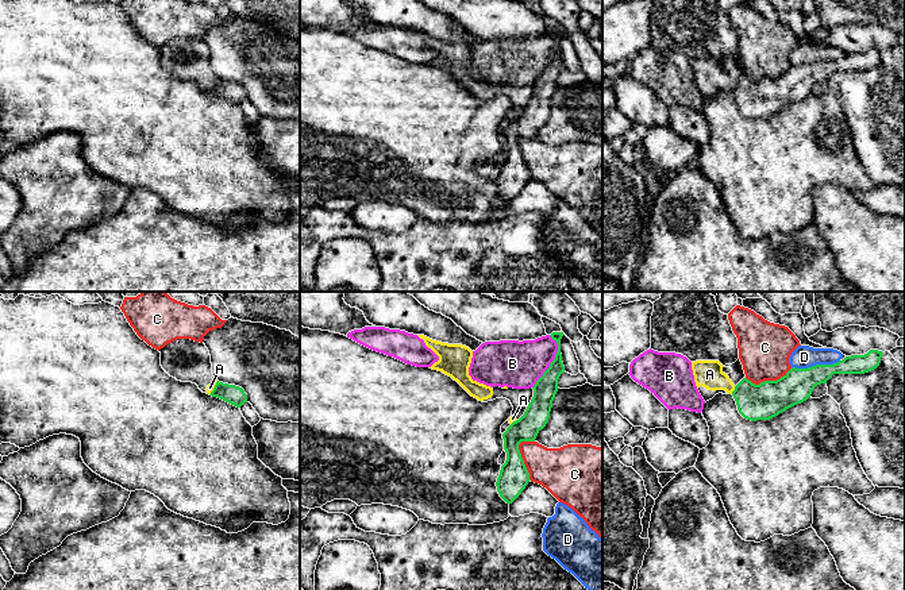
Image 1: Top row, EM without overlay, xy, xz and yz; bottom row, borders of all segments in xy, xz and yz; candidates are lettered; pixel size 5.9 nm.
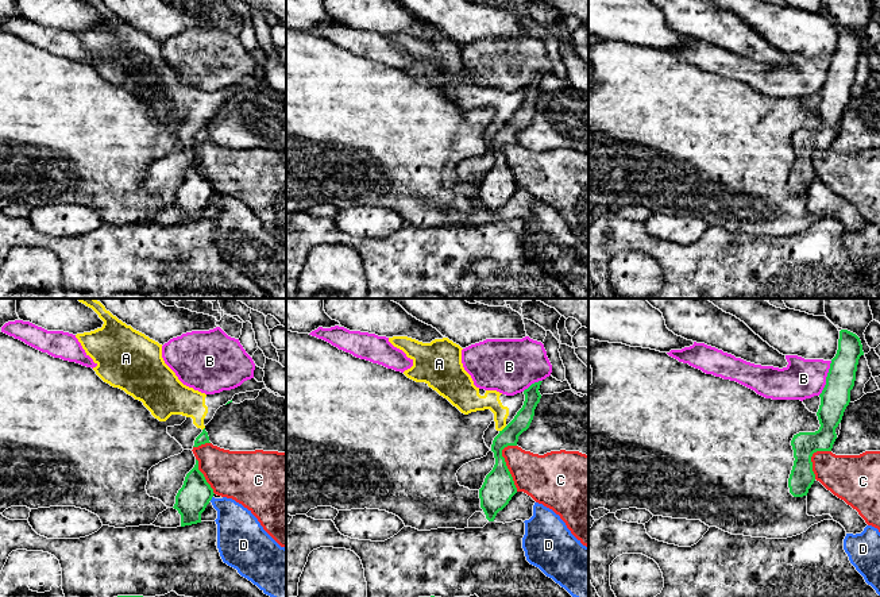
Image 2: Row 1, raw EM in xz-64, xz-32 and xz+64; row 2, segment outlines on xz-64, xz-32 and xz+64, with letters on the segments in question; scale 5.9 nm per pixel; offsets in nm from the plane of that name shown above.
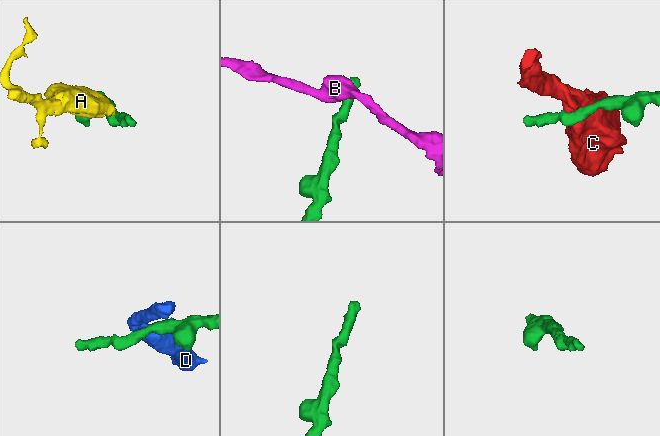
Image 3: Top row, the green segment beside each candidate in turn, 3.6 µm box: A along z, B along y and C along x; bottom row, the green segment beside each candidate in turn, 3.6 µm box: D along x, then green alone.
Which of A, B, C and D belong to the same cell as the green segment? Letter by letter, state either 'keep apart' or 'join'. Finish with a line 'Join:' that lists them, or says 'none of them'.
A: keep apart
B: keep apart
C: keep apart
D: keep apart
Join: none of them

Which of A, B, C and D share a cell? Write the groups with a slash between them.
A / B / C / D

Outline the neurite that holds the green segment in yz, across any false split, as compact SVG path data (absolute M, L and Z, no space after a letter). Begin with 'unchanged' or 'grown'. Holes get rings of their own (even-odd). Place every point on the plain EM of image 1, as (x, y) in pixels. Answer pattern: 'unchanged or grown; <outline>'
unchanged; M870 47L864 53L846 54L833 62L816 62L808 66L792 65L777 78L759 82L743 76L732 89L739 111L751 119L770 117L786 107L806 99L813 86L833 72L864 72L877 66L882 49Z

